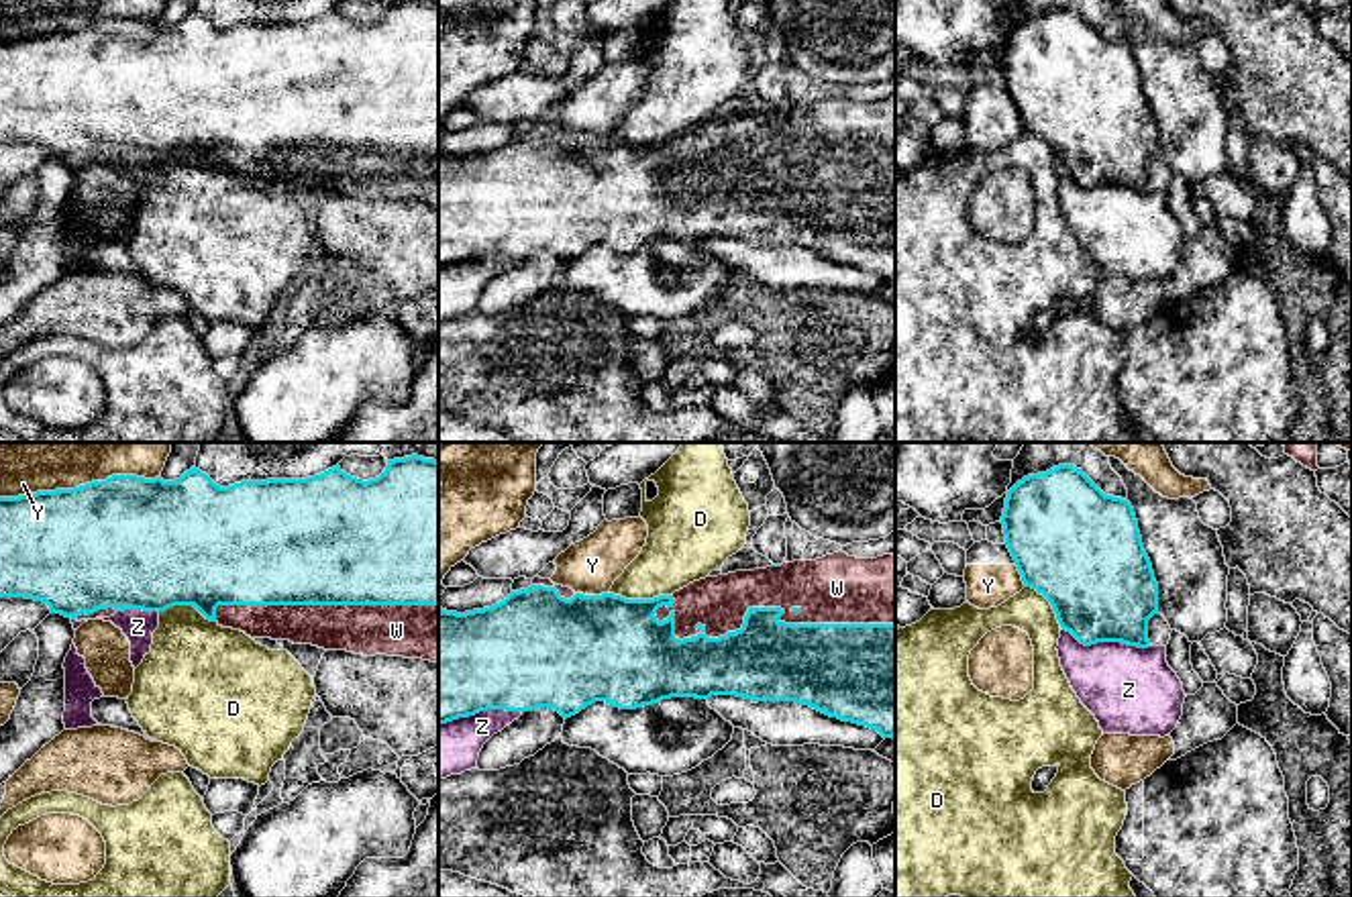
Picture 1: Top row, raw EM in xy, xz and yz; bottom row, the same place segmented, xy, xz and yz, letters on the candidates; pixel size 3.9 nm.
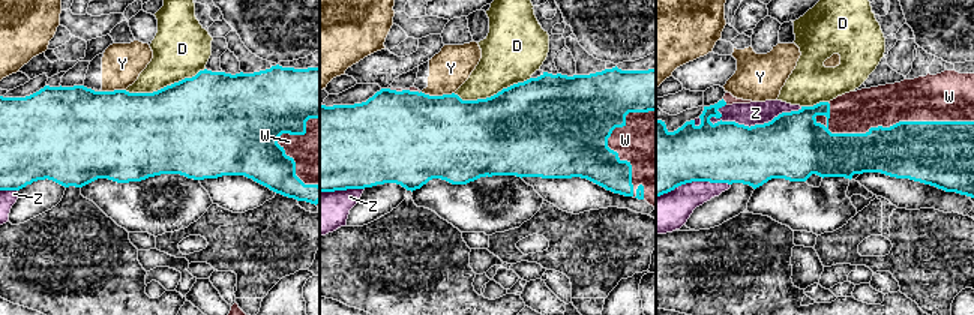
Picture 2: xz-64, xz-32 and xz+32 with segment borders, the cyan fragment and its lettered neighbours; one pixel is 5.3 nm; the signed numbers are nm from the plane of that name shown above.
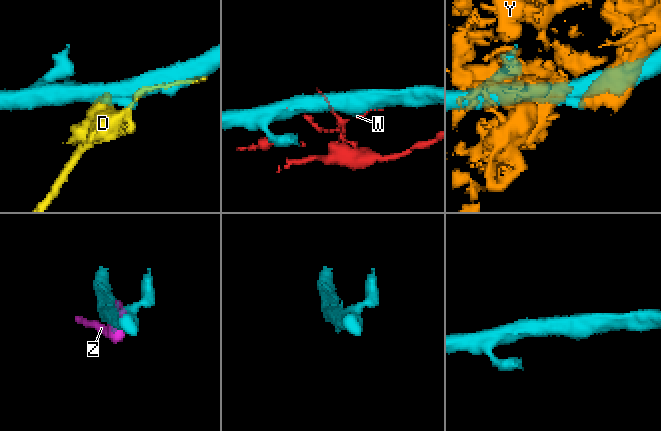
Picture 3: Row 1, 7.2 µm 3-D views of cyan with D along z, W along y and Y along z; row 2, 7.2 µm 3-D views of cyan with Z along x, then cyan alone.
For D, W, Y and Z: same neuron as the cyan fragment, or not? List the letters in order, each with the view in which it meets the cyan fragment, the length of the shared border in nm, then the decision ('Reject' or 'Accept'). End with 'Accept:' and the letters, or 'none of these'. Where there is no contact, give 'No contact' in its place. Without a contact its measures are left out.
D: Touches cyan in xz. Shared border 240 nm. Reject
W: Touches cyan in xz. Shared border 950 nm. Accept
Y: Touches cyan in xy. Shared border 650 nm. Reject
Z: Touches cyan in yz. Shared border 360 nm. Reject
Accept: W

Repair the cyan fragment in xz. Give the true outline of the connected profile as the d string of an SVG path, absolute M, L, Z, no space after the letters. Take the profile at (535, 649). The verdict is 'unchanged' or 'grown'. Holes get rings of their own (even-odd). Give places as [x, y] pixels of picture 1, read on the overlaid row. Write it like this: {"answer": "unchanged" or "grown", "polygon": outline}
{"answer": "grown", "polygon": "M838 550L816 561L736 571L689 583L673 595L583 595L534 577L528 589L465 614L438 612L438 724L487 709L549 707L565 720L593 701L636 709L671 697L736 695L795 701L830 718L895 736L895 555L856 559Z"}

